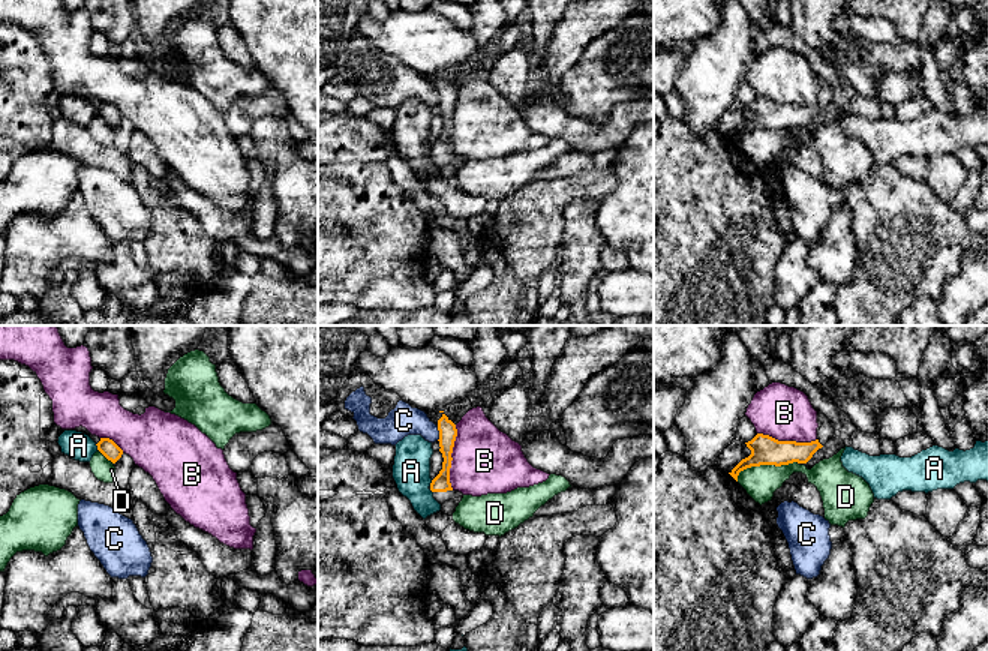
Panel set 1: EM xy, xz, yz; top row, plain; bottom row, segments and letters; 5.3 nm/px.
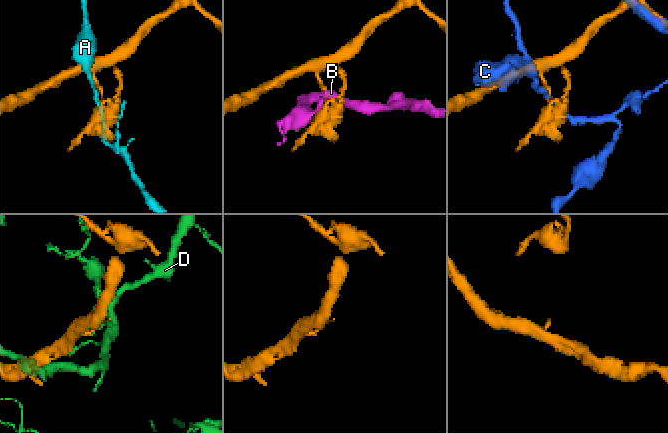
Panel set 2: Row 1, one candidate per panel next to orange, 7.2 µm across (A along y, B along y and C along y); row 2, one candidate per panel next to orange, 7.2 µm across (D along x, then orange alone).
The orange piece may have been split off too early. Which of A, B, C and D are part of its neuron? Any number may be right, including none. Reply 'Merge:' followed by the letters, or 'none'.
Merge: none

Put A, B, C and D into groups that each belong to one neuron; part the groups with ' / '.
A / B / C / D

